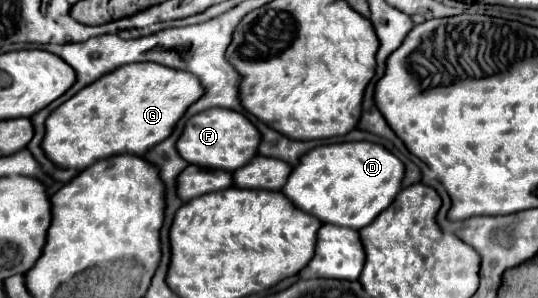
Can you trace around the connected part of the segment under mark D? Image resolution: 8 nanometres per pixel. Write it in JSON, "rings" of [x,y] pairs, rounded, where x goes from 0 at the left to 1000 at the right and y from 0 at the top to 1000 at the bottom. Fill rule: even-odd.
{"rings":[[[604,483],[574,503],[556,537],[522,644],[552,698],[600,738],[600,752],[626,752],[671,772],[675,758],[690,752],[701,732],[701,718],[730,678],[730,664],[745,638],[749,584],[753,557],[745,550],[745,537],[704,483]]]}

